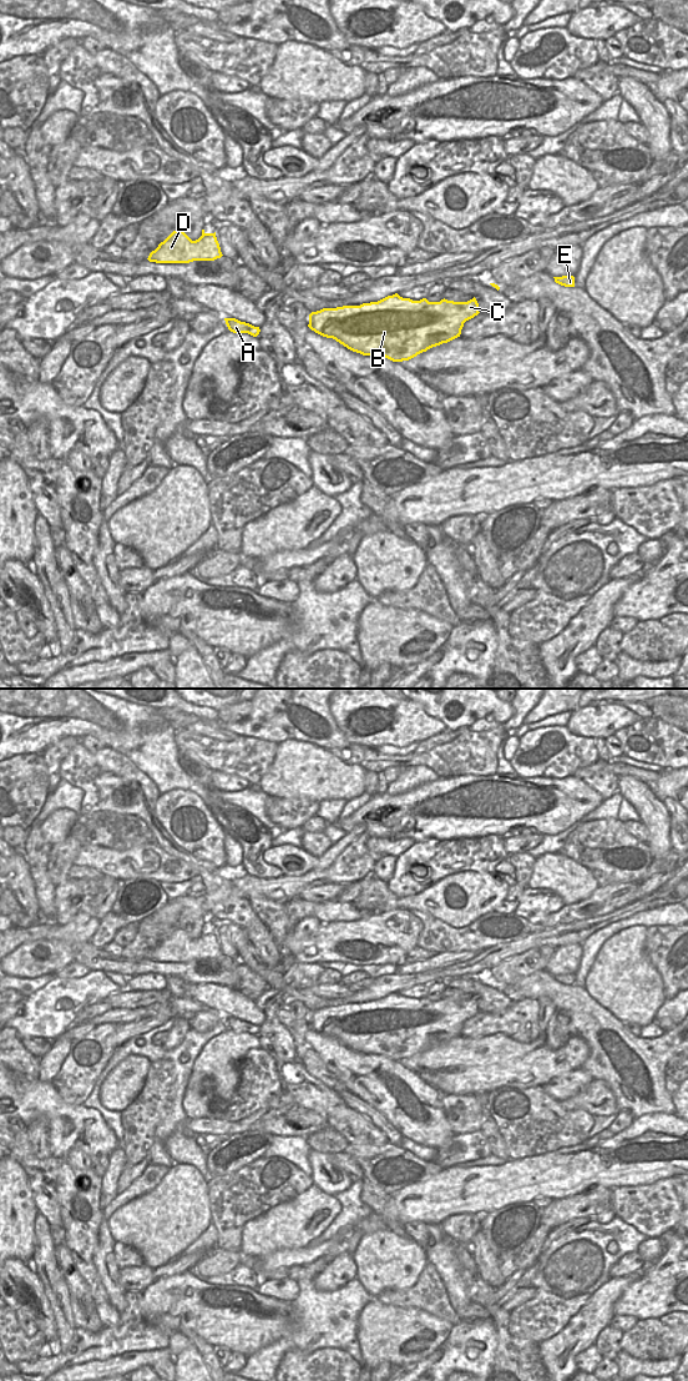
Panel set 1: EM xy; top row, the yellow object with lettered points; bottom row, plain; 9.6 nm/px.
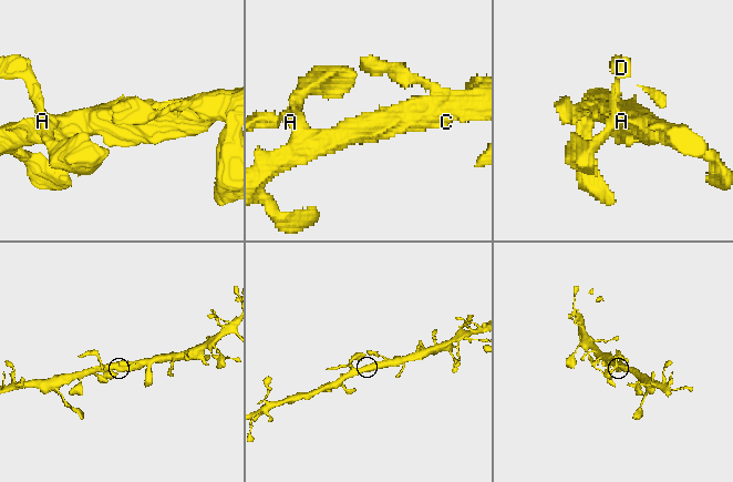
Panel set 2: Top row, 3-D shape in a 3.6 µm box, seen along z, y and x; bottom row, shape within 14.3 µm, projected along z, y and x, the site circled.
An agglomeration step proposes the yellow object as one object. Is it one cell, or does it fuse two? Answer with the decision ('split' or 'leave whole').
leave whole

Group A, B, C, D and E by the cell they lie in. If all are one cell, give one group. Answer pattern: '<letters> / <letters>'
A B C D E

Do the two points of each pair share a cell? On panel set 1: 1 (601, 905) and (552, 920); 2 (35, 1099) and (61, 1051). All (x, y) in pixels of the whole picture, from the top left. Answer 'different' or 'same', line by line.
1: same
2: different

